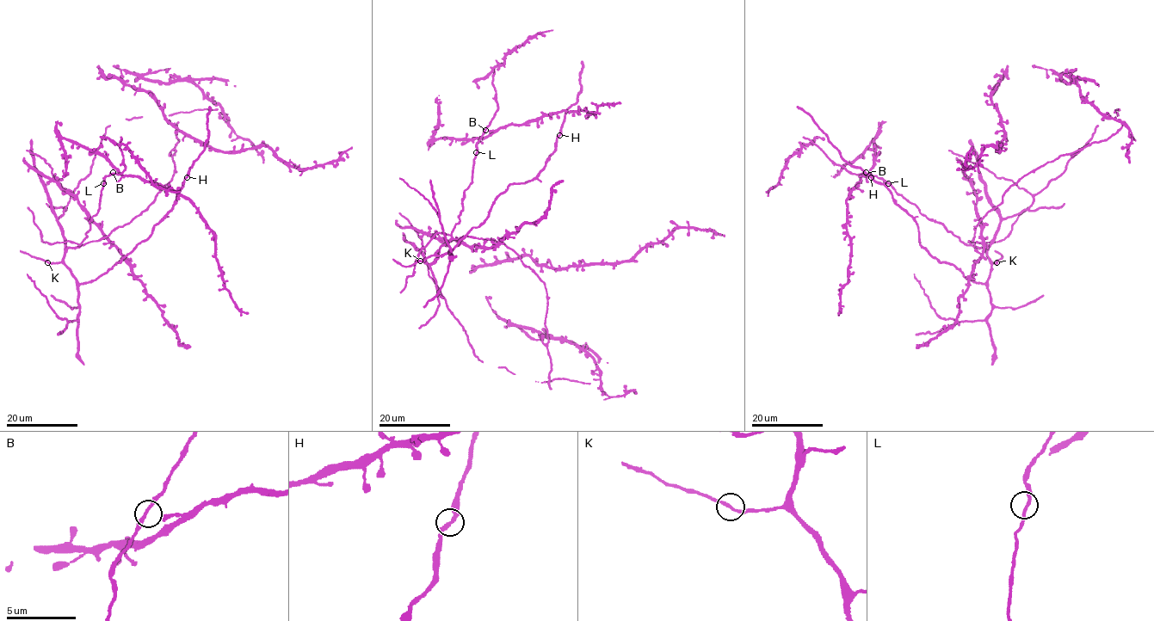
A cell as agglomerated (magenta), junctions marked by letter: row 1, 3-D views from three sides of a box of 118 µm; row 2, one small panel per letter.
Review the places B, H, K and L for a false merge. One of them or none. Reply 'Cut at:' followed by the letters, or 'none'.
Cut at: none

